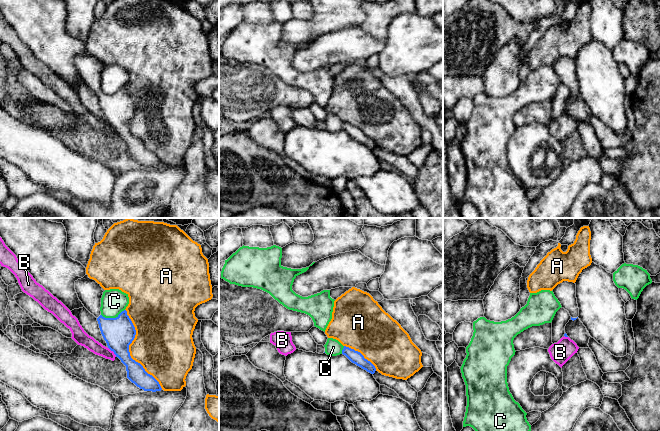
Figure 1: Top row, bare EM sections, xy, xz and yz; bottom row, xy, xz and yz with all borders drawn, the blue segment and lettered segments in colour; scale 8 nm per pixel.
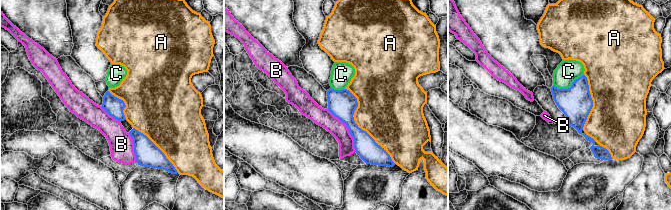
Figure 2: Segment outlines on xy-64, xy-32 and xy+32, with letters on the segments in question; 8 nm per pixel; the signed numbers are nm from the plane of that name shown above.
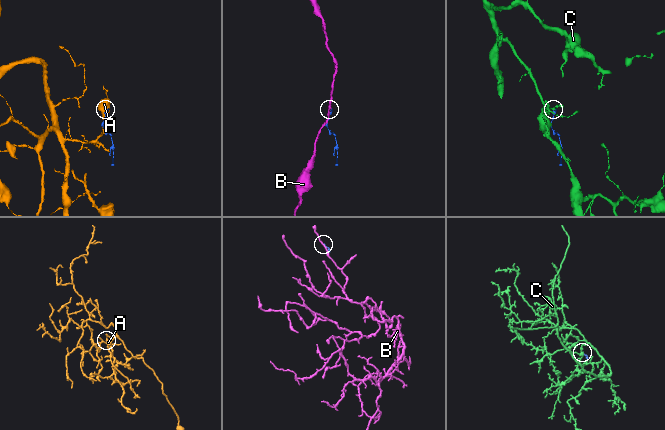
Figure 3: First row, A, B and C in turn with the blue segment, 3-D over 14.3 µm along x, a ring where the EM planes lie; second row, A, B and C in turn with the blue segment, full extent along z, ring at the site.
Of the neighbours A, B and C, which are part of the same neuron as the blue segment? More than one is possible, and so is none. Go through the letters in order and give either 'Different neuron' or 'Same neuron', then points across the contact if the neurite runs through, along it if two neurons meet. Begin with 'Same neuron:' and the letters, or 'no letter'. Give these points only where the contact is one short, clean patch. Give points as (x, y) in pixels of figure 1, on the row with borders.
Same neuron: no letter
A: Different neuron
B: Different neuron
C: Different neuron. Boundary: xy (124, 309), (115, 317), (103, 317), (101, 315)

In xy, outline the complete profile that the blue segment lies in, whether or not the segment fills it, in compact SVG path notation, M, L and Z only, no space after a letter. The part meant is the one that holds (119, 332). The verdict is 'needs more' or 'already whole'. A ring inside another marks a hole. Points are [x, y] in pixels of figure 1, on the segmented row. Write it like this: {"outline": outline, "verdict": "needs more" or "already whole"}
{"outline": "M87 274L75 281L75 290L84 307L97 318L108 348L126 366L127 378L144 391L161 391L159 382L130 356L129 345L135 338L136 330L127 311L122 311L116 318L103 317L100 307L104 291L100 284L90 279Z", "verdict": "needs more"}

